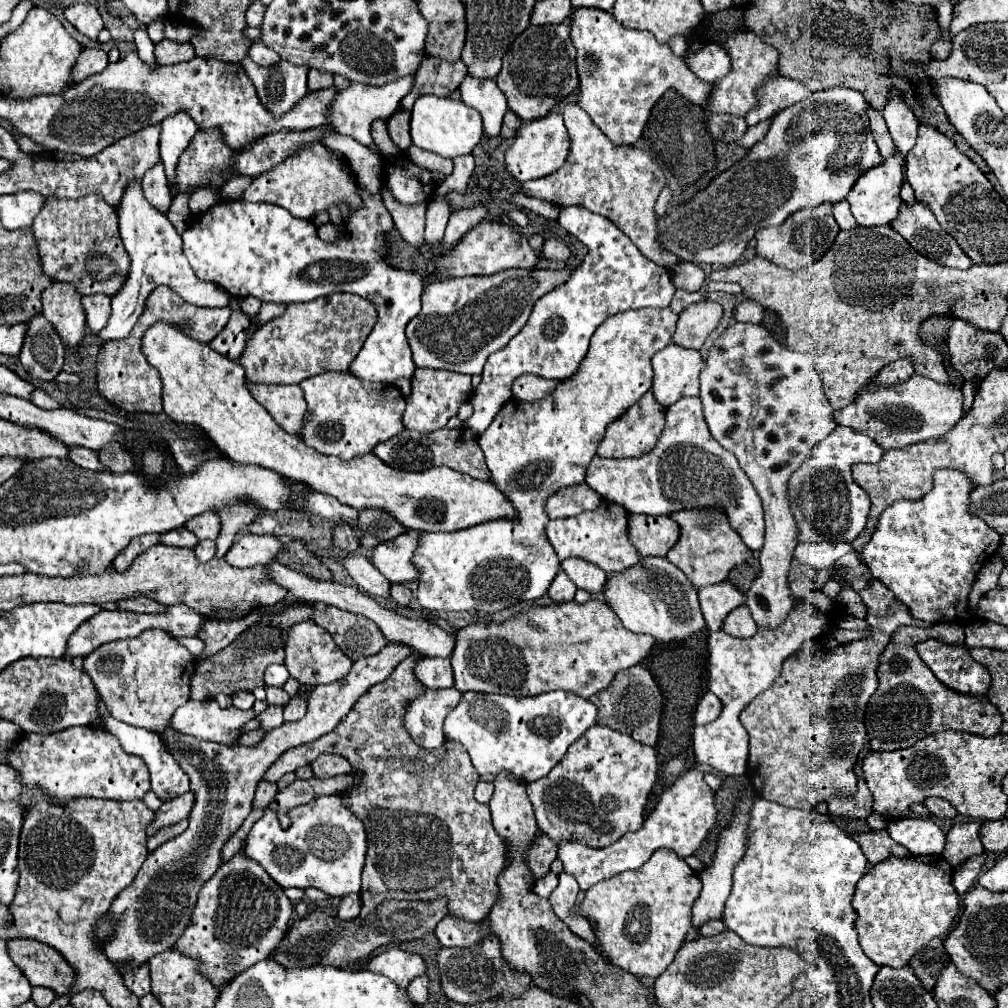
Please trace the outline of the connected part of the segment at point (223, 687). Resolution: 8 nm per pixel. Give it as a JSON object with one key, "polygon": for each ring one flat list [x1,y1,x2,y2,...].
{"polygon":[[300,604,300,608,284,610,282,614,270,614,264,616,260,624,252,624,242,636,238,636,232,644,228,644,218,654,198,660,196,662,196,674,192,674,190,680,190,700,214,700,218,694,232,696,234,692,246,690,252,692,258,686,264,686,264,670,270,664,284,664,284,646,290,626,294,626,300,620,310,618,314,612,314,606]]}

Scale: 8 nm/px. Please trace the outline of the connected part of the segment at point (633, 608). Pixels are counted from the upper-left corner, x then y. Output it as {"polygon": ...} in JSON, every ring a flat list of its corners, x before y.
{"polygon":[[642,558,640,564,620,574,612,574,606,582,604,598,608,606,620,616,626,630,650,634,658,642,684,640,706,626,696,588,686,578,686,574,666,558]]}

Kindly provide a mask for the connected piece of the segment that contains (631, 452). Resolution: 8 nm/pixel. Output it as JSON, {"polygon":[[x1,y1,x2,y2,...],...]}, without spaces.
{"polygon":[[646,392,642,400,638,400,634,406,630,406,616,422,612,422,606,430,606,436,602,444,598,446,598,456,606,458,630,458,640,456,644,452,650,452,656,446,656,440,660,438,660,432,664,428,664,406,656,402,652,392]]}

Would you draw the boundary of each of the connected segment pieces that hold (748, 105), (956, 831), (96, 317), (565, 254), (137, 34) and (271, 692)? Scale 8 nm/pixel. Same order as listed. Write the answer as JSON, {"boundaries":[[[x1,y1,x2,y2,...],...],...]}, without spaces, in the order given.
{"boundaries":[[[752,30,734,32,728,36,722,34,722,38,718,38,718,44,722,44,728,50,732,70,728,72,728,76,714,82,714,86,712,86,714,92,710,92,710,96,708,96,706,112,708,114,730,114,730,116,742,116,744,118,746,112,750,112,758,104,758,98,756,98,758,88,764,86,764,82,778,72,778,56,780,54,774,46,764,42]],[[970,820,970,822,956,822,950,832,946,834,946,846,944,846,944,860,948,860,948,864,952,864,954,868,958,864,962,864,964,860,968,860,974,854,980,854,982,842,980,842,980,824,978,820]],[[104,294,84,296,82,308,86,314,86,326,90,334,98,334,110,318,110,296,104,296]],[[548,238,548,240,544,240,540,254,546,260,564,260,566,262,570,258,570,248,560,238]],[[142,28,134,30,134,44,136,44,136,48,138,48,140,58,142,58,146,64,152,66,152,64,154,64,154,42,148,38,146,30,142,30]],[[266,688,266,694,268,694,268,698,266,698,268,704,284,706,284,704,290,700,290,696,288,696,282,688]]]}

